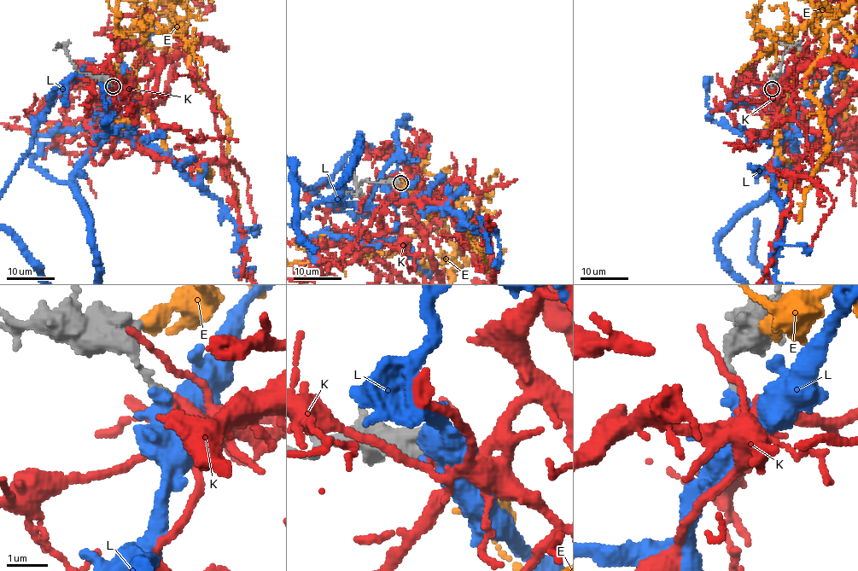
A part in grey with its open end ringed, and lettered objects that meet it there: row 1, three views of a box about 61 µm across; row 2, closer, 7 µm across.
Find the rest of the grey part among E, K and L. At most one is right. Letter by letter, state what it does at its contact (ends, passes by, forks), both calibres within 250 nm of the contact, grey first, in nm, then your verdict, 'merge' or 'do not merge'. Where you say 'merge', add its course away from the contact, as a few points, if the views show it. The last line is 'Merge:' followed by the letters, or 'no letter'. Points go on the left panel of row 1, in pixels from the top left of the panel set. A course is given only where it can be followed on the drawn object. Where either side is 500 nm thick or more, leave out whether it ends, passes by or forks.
E: it ends there; 480 nm thick on the grey side, 400 nm on the other; do not merge
K: it passes by; 130 nm thick on the grey side, 280 nm on the other; merge
L: 150 nm thick on the grey side, 550 nm on the other; do not merge
Merge: K

